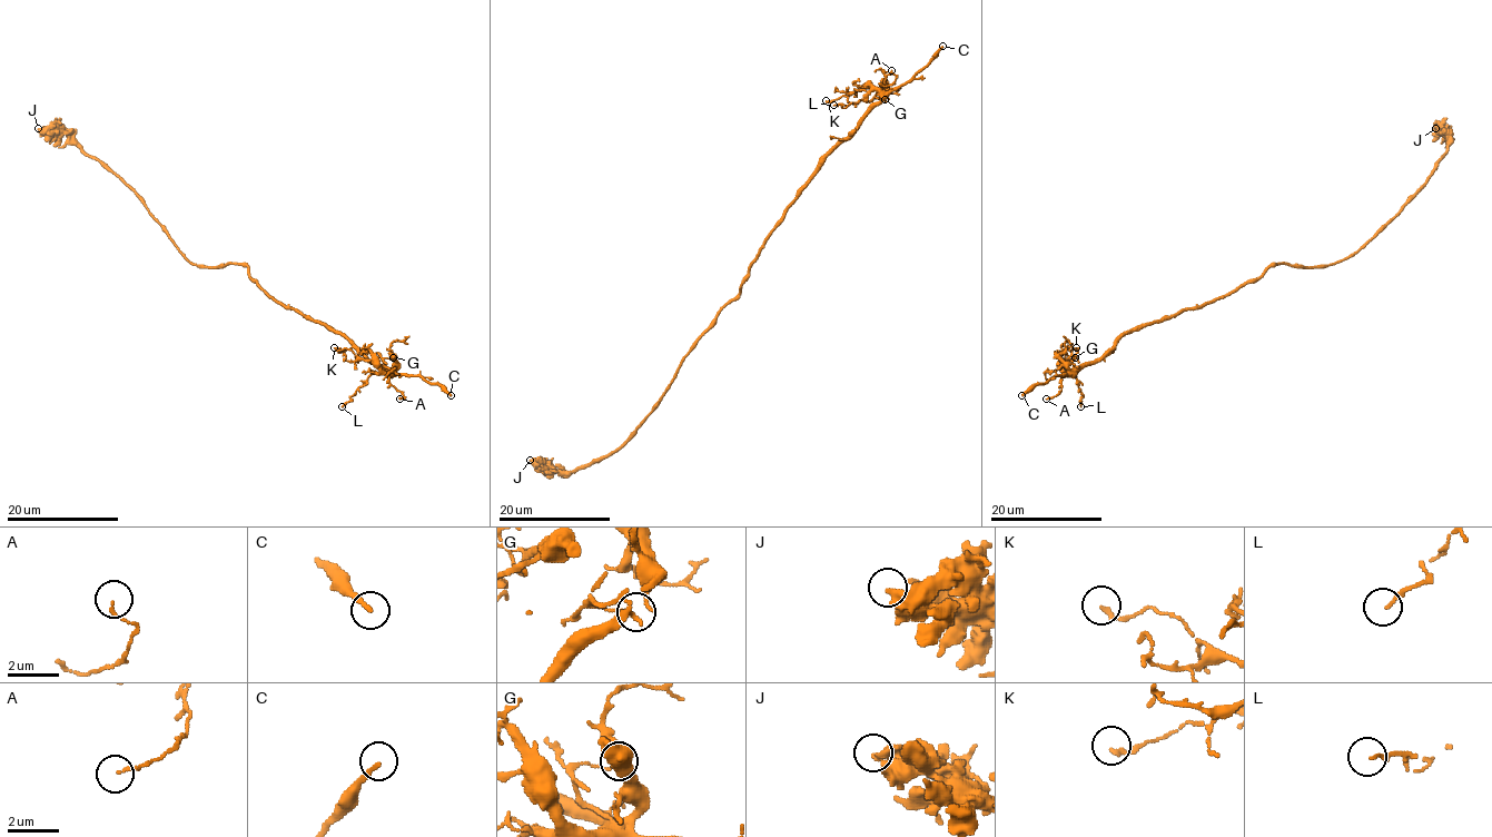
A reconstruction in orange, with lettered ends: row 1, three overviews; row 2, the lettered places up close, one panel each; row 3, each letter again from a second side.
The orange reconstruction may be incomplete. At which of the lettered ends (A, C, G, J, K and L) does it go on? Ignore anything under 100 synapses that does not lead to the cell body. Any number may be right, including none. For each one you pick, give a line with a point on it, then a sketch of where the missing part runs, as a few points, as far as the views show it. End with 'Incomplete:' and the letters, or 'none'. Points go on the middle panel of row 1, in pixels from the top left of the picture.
C: Place: (942, 46)
Incomplete: C

